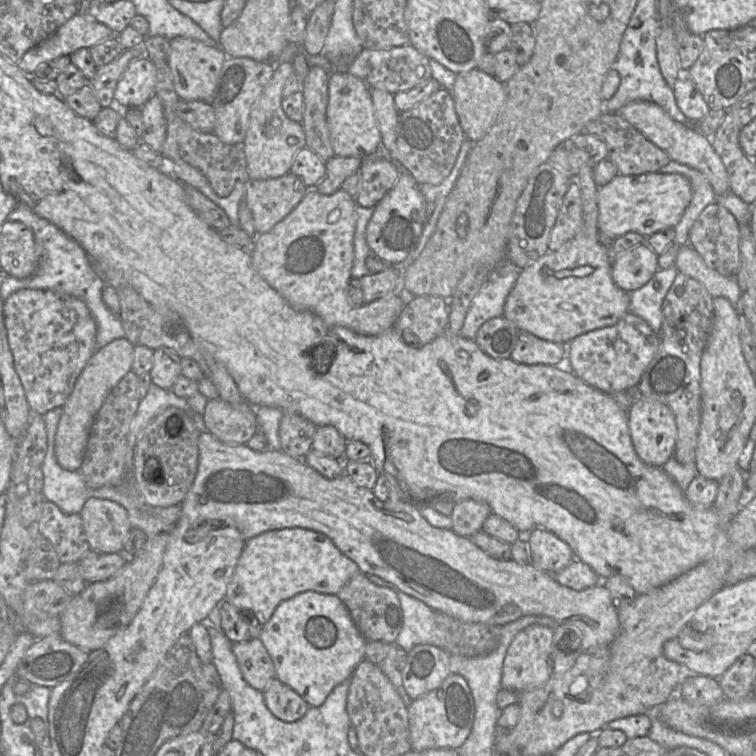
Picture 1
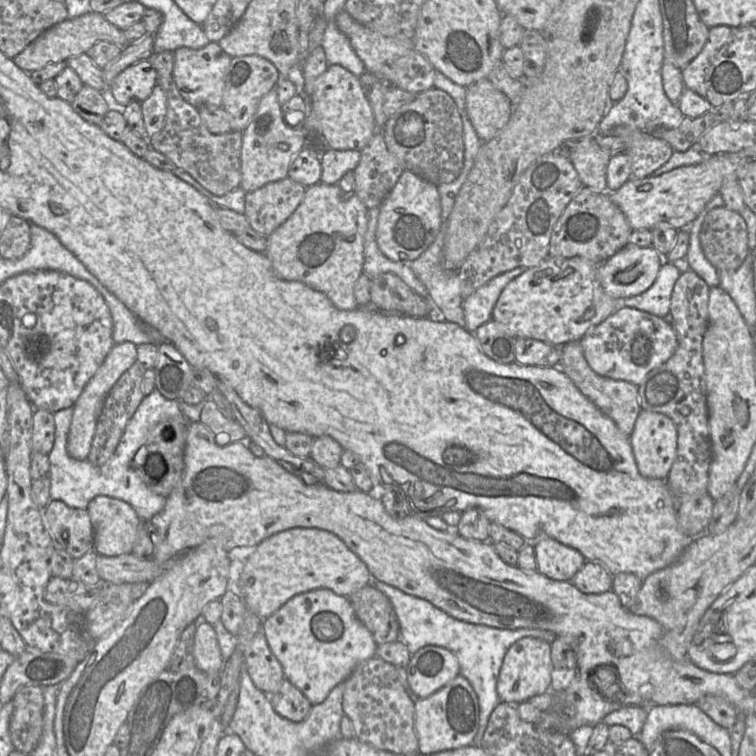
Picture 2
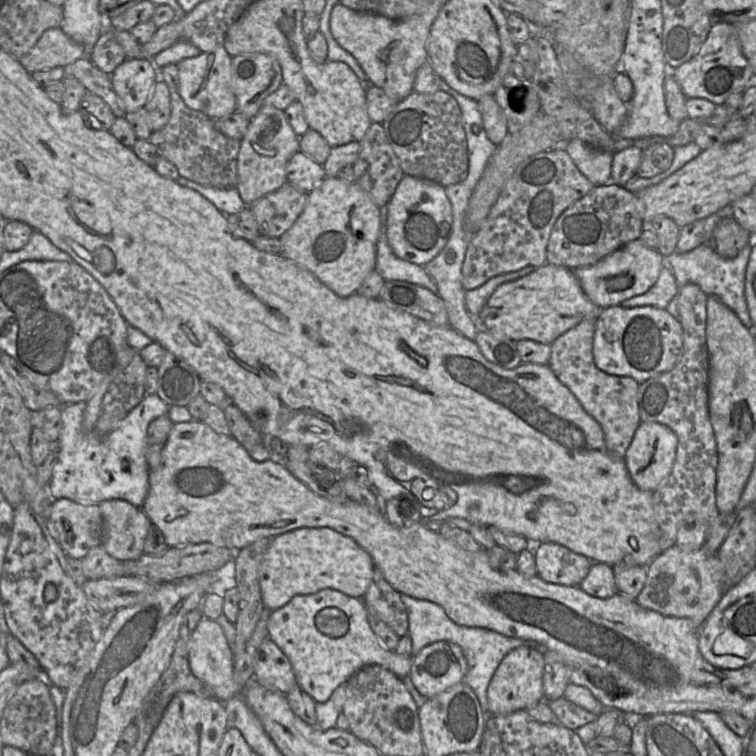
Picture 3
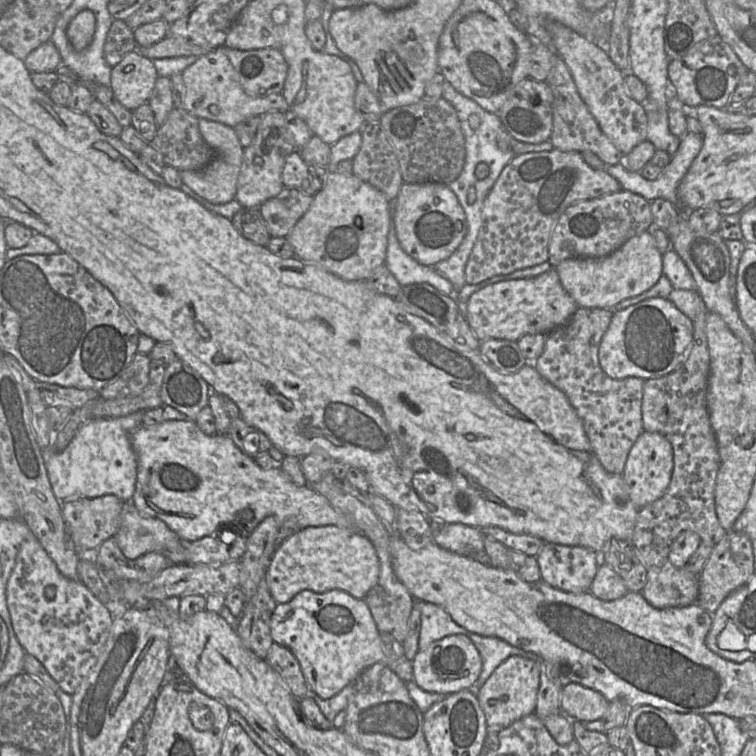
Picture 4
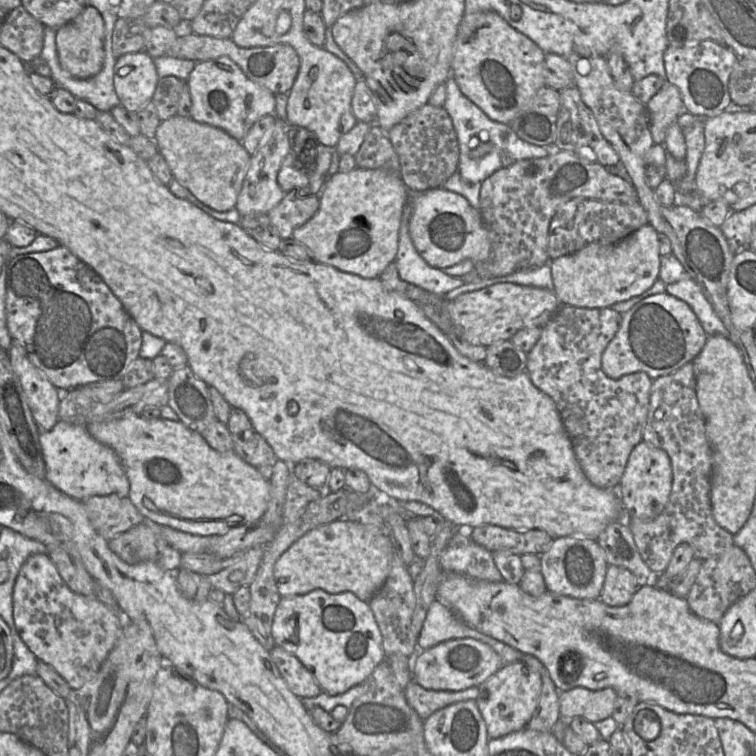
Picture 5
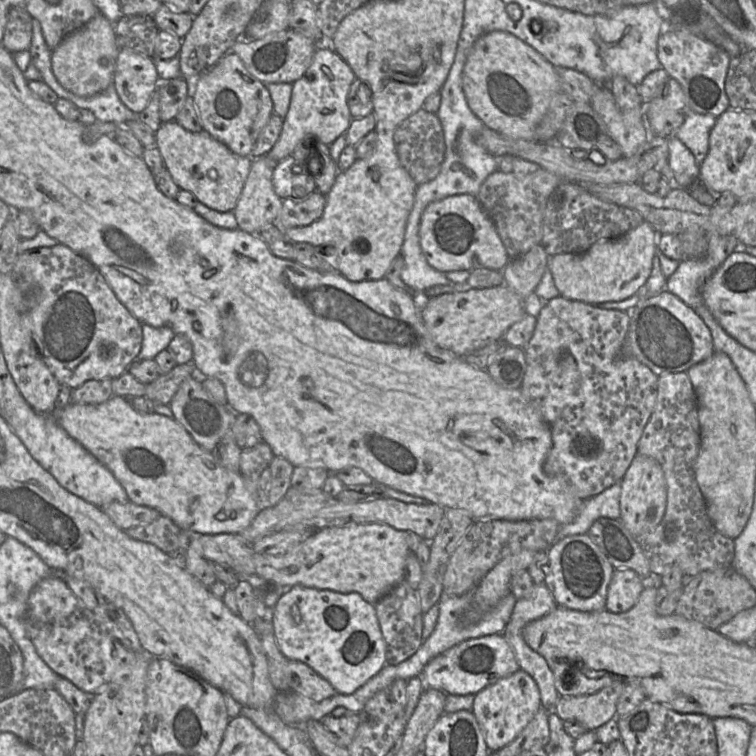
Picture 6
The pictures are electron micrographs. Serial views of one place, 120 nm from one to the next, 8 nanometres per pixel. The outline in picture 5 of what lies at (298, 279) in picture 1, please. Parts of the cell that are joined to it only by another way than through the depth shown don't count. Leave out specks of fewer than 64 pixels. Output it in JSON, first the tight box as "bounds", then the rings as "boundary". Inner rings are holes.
{"bounds":[292,167,410,279],"boundary":[[[356,167],[349,172],[330,174],[319,194],[320,206],[316,214],[293,231],[292,238],[303,244],[314,261],[366,279],[378,278],[385,268],[395,262],[401,218],[410,191],[400,174],[382,169]]]}

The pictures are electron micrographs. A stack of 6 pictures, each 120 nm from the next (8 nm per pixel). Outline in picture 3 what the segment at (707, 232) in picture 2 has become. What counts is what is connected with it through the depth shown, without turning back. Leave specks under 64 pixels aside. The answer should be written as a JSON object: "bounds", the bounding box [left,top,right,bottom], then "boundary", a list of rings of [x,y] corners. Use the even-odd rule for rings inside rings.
{"bounds":[709,218,750,259],"boundary":[[[723,218],[711,234],[709,246],[724,259],[733,259],[748,245],[750,233],[733,218]]]}

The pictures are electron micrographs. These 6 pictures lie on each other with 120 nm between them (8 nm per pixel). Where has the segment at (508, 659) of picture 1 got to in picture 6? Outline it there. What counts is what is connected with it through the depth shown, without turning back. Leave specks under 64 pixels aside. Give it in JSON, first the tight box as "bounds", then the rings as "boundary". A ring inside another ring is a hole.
{"bounds":[472,669,541,752],"boundary":[[[519,669],[479,691],[475,695],[472,712],[483,732],[488,750],[496,752],[515,740],[541,707],[537,683],[529,674]]]}

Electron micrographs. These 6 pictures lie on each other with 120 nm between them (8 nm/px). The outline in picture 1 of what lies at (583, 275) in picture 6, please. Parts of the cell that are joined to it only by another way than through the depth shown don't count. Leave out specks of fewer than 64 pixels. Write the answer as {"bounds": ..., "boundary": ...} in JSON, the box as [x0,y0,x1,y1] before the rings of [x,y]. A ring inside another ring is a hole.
{"bounds":[612,243,658,293],"boundary":[[[646,243],[618,256],[612,256],[612,280],[627,293],[644,286],[657,270],[658,255]]]}

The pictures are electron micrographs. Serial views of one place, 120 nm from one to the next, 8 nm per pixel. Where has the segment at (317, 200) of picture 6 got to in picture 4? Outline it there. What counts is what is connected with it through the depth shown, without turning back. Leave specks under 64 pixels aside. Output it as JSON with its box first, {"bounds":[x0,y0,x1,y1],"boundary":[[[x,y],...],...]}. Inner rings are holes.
{"bounds":[259,187,313,237],"boundary":[[[284,187],[277,196],[263,202],[259,210],[271,237],[286,237],[307,212],[312,201],[313,196]]]}

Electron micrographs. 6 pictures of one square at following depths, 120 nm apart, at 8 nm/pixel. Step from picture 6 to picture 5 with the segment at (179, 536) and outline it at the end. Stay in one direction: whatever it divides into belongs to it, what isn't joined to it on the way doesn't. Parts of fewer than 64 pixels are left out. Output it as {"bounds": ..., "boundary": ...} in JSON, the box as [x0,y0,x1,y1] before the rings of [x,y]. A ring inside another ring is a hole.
{"bounds":[109,521,182,570],"boundary":[[[144,521],[109,540],[109,548],[130,565],[153,561],[165,570],[179,570],[182,553],[163,539],[161,528],[153,521]]]}

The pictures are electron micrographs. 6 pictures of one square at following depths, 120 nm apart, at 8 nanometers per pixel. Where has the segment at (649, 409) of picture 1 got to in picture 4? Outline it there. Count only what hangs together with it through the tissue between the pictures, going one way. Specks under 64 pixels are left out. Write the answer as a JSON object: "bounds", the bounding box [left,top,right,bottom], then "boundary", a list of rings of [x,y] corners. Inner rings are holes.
{"bounds":[622,431,673,508],"boundary":[[[642,431],[628,453],[622,473],[632,503],[642,508],[659,499],[667,490],[673,471],[673,450],[670,442],[658,433]]]}

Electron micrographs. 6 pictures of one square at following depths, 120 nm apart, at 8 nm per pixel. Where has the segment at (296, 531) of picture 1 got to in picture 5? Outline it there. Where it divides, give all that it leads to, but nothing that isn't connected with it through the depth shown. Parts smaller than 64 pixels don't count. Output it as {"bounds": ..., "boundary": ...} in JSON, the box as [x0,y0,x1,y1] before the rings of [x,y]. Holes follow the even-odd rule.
{"bounds":[274,519,394,602],"boundary":[[[339,519],[310,530],[276,561],[274,578],[281,597],[303,595],[315,589],[331,594],[352,592],[369,602],[385,583],[394,555],[390,538],[379,528]]]}

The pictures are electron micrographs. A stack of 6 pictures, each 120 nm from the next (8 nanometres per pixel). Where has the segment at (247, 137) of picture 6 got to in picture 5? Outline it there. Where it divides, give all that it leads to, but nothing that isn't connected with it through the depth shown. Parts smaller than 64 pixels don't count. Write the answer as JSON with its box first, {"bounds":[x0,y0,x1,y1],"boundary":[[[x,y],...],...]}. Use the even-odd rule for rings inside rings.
{"bounds":[186,56,275,142],"boundary":[[[228,56],[197,62],[186,84],[192,100],[191,118],[220,128],[240,142],[258,119],[275,112],[275,94],[250,80]]]}

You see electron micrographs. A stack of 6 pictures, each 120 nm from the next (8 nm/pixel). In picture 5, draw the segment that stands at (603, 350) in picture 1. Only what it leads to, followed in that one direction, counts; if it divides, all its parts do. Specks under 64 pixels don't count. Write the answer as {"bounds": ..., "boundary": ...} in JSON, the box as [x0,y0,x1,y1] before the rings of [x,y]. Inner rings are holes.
{"bounds":[602,291,707,380],"boundary":[[[666,291],[654,294],[622,314],[620,327],[602,354],[602,370],[611,379],[645,372],[654,380],[692,362],[704,347],[707,337],[687,303]]]}

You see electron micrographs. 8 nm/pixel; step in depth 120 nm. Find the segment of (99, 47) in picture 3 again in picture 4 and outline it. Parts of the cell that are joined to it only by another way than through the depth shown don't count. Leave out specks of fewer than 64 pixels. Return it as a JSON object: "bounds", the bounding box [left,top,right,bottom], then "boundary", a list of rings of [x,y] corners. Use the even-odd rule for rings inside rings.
{"bounds":[104,19,138,67],"boundary":[[[114,19],[104,45],[105,59],[111,67],[117,65],[127,53],[138,48],[133,30],[125,20]]]}

